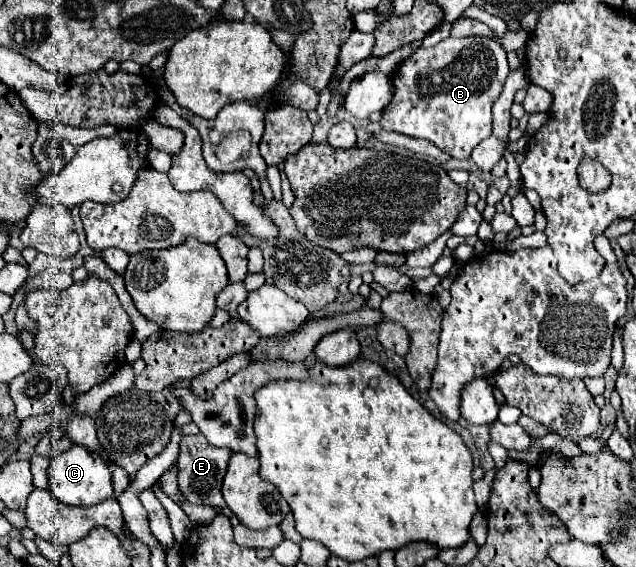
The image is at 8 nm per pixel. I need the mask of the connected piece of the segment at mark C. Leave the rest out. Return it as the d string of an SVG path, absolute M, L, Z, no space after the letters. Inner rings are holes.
M73 445L69 451L55 455L51 459L48 473L49 490L57 495L57 499L69 507L91 507L99 505L107 499L115 499L115 491L111 485L111 473L105 465L105 461L93 453L87 451L81 445Z

